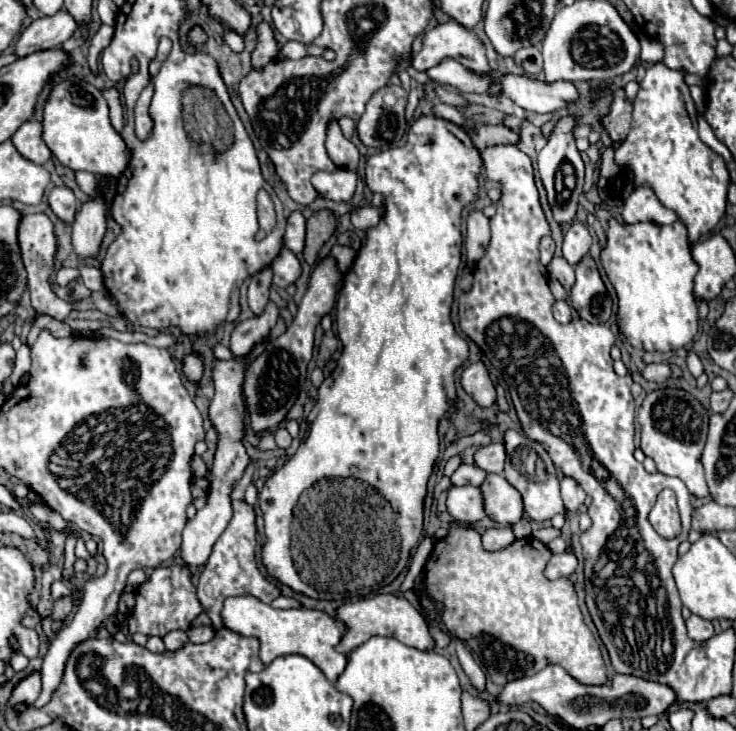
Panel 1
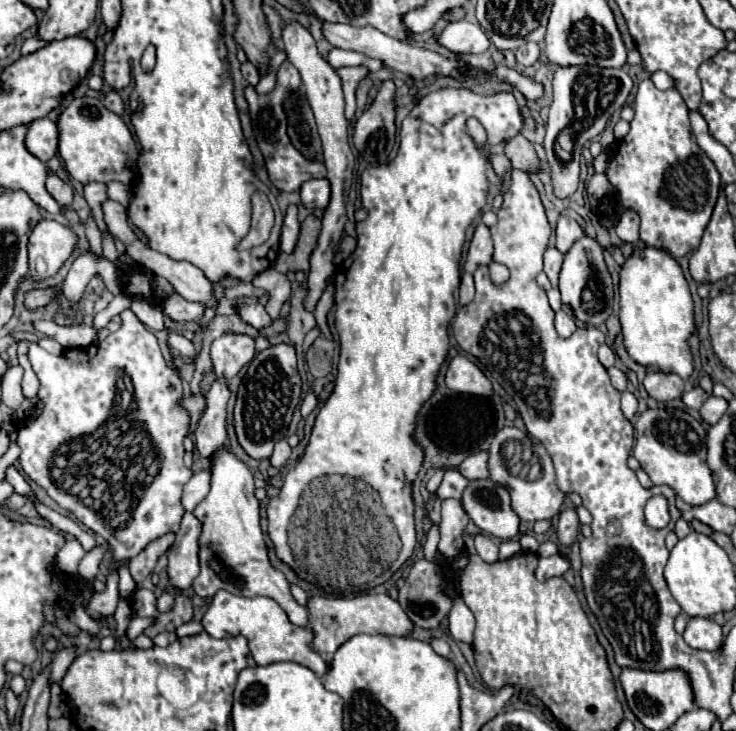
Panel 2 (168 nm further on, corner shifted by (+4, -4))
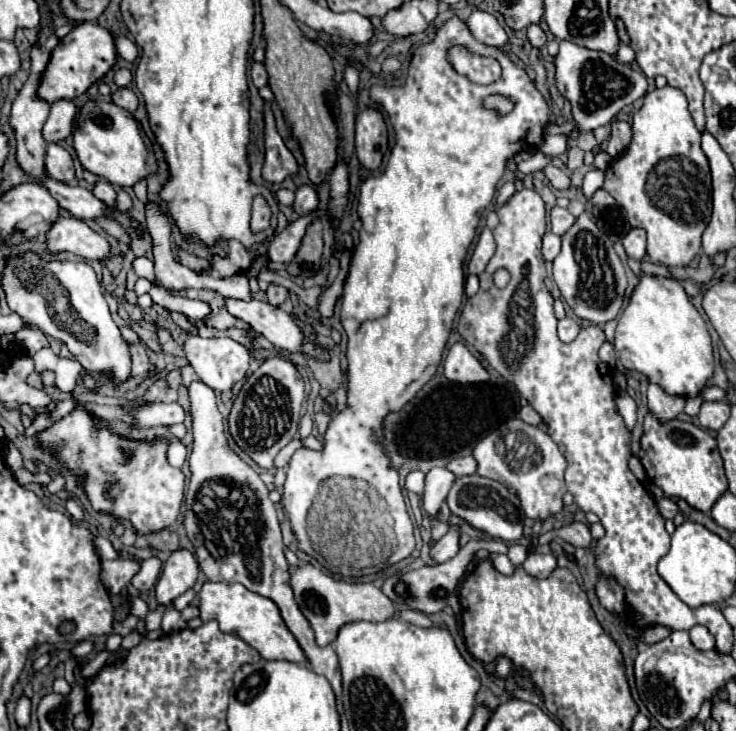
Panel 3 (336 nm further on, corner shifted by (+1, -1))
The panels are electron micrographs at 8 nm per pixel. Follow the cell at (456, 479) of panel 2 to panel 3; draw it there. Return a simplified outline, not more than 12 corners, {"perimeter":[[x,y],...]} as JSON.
{"perimeter":[[446,467],[428,471],[422,507],[430,519],[448,497],[456,475]]}

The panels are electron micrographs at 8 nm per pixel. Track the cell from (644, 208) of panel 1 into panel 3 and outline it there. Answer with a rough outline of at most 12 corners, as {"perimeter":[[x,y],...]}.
{"perimeter":[[632,227],[622,243],[630,257],[646,255],[646,231]]}

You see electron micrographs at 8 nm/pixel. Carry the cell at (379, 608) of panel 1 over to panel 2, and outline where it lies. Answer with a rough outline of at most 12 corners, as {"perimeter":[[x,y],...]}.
{"perimeter":[[387,594],[307,600],[313,650],[331,656],[355,634],[409,636]]}

